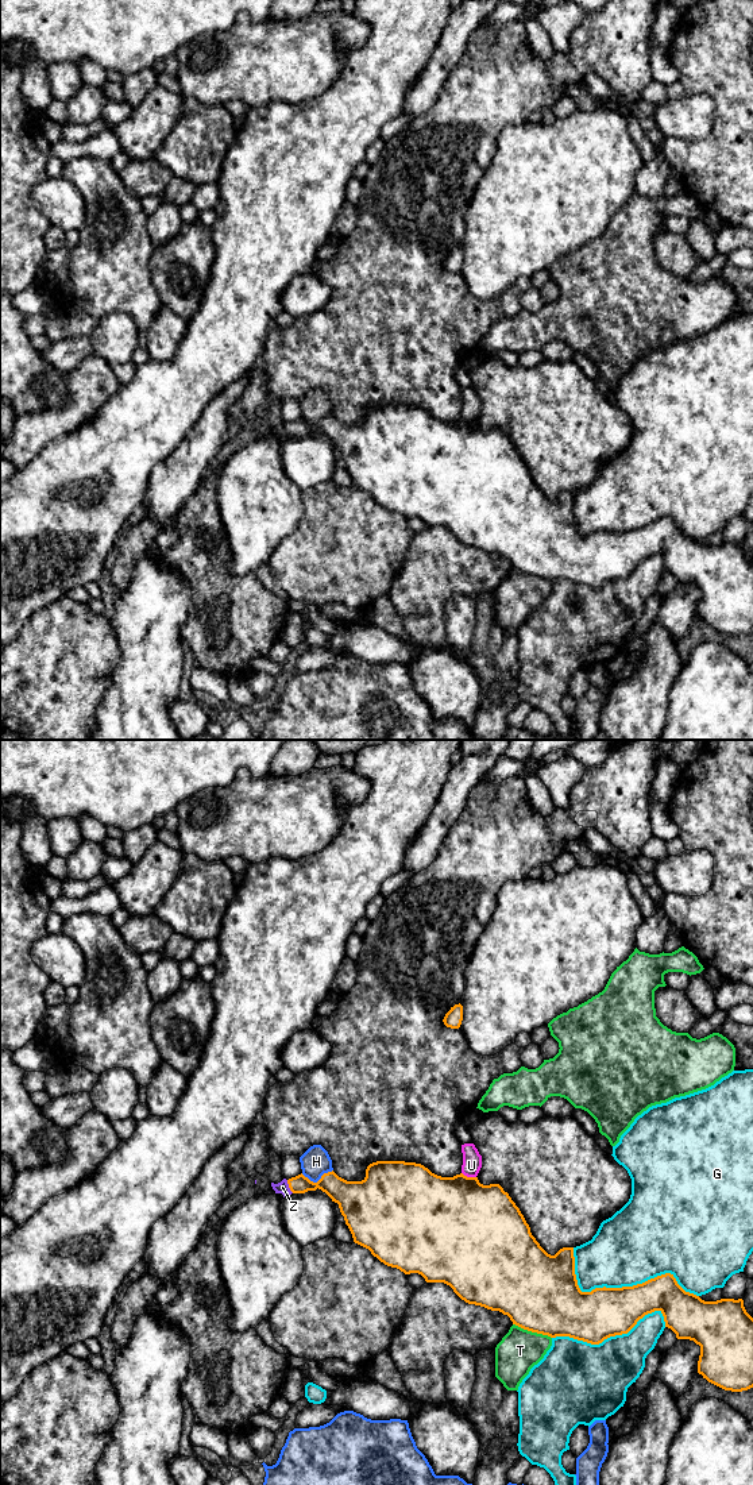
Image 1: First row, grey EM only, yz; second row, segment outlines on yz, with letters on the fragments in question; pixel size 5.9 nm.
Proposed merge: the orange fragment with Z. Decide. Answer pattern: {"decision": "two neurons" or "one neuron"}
{"decision": "one neuron"}

